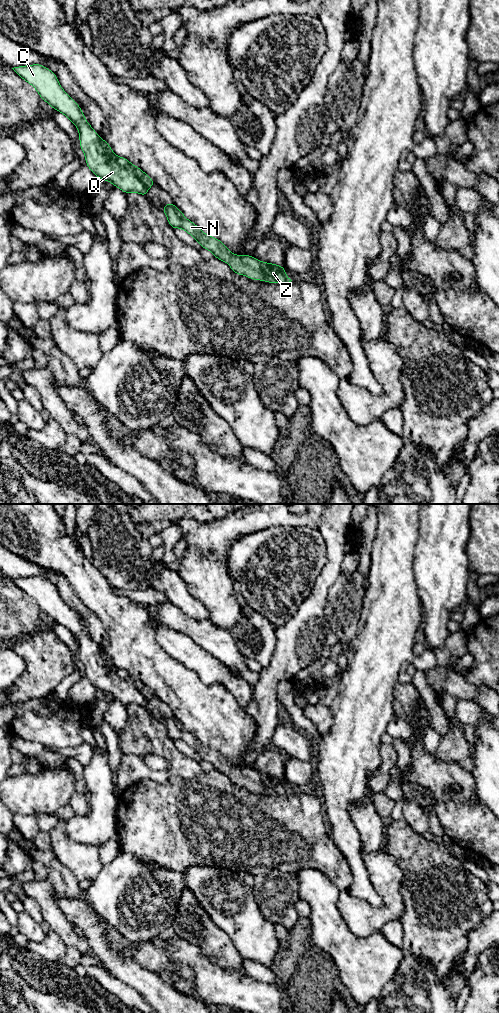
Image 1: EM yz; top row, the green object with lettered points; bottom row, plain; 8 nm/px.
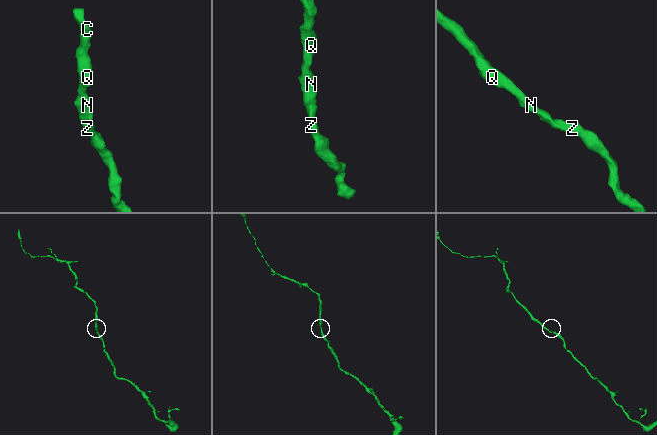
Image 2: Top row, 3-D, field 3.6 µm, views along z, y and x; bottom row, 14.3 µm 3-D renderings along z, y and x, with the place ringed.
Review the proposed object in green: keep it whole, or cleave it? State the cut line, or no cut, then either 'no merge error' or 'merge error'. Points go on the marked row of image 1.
cut none; no merge error

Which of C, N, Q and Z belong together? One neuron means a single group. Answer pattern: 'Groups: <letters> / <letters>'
Groups: C N Q Z

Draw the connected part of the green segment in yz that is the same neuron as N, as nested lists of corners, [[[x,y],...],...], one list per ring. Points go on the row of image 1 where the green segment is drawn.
[[[173,202],[164,205],[162,210],[173,229],[182,228],[187,231],[200,243],[202,248],[210,250],[214,257],[228,263],[236,274],[245,275],[250,279],[267,281],[268,283],[289,283],[292,281],[286,276],[284,266],[264,263],[250,255],[233,255],[221,241],[204,234],[198,226],[186,219]]]

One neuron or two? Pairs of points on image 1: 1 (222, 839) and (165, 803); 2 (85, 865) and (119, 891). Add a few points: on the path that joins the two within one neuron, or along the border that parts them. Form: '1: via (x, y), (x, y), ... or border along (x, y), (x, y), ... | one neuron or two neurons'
1: via (208, 825), (204, 821), (183, 821), (179, 817) | one neuron
2: border along (103, 865), (100, 872), (91, 881) | two neurons

